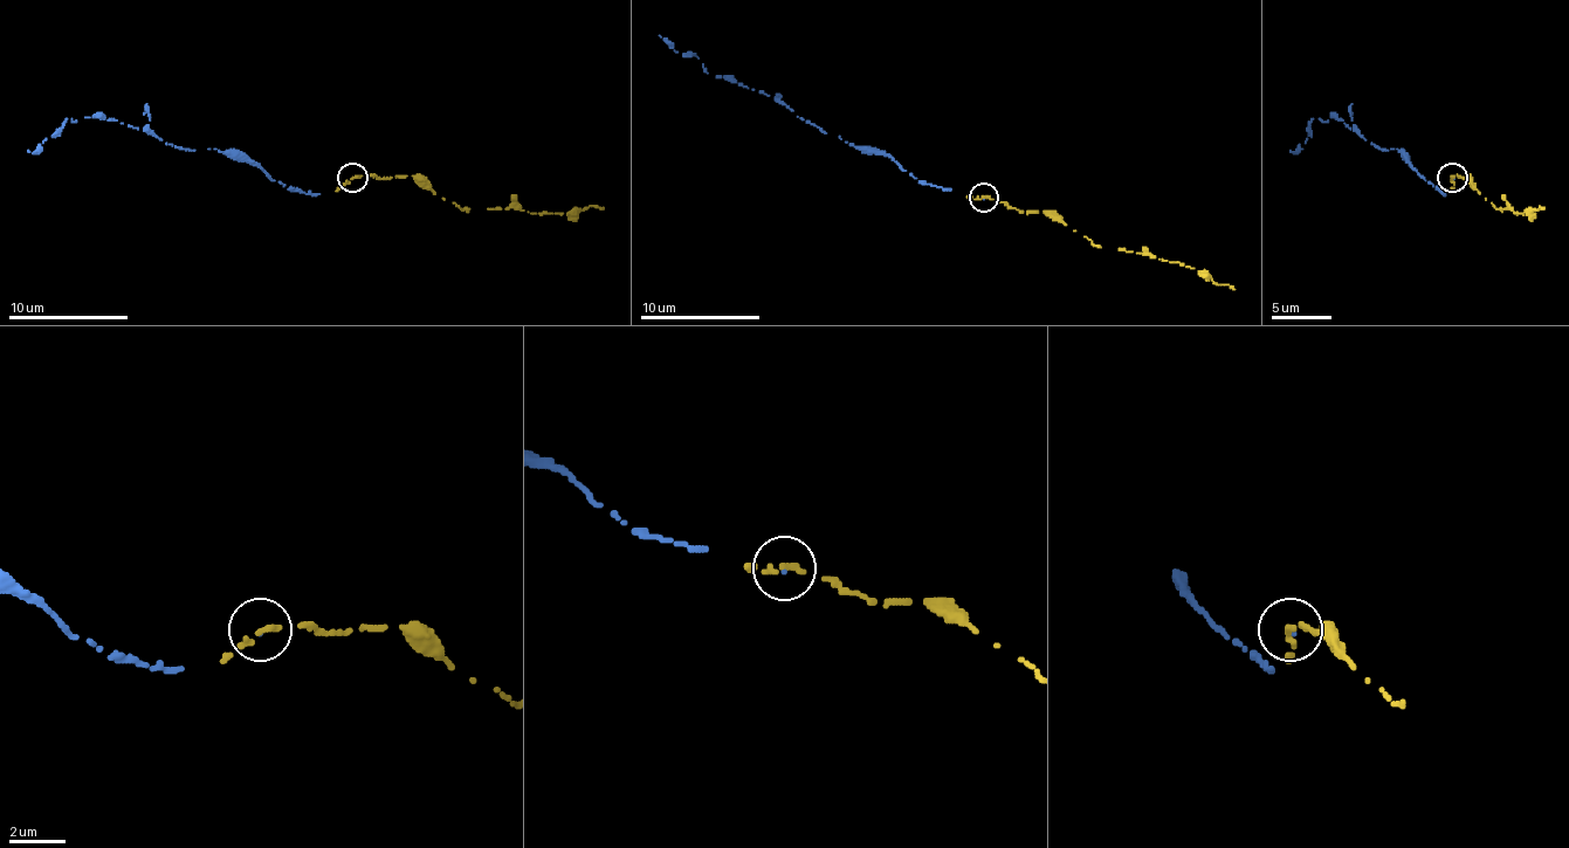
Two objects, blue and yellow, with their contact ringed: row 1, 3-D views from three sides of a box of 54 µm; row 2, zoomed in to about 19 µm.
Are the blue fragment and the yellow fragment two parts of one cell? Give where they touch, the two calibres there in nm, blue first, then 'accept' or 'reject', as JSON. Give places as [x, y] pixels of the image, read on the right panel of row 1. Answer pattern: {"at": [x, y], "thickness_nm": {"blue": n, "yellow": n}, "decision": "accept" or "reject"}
{"at": [1452, 177], "thickness_nm": {"blue": 50, "yellow": 260}, "decision": "accept"}

